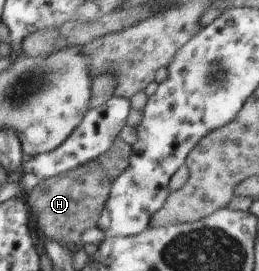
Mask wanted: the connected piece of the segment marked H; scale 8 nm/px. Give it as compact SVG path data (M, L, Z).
M120 136L115 143L98 159L83 164L64 175L51 176L30 192L30 204L38 220L38 227L48 238L56 238L71 247L80 247L84 232L92 232L103 215L104 207L112 196L112 185L131 166L133 145Z

